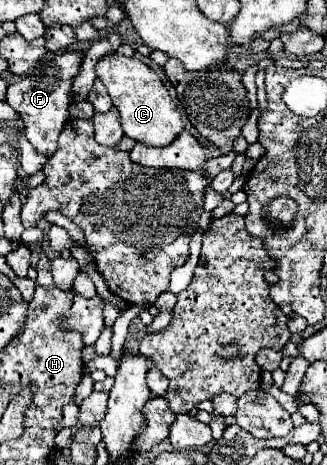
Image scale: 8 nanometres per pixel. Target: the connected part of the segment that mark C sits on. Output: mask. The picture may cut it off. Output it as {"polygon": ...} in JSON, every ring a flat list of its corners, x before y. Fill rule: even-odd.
{"polygon":[[109,53,107,57,97,61,95,73,105,83,109,97,119,111,121,129,127,137,149,147,165,147,173,141,173,137,177,137,177,133,183,131,181,113,173,103,169,89,159,79,159,75,137,57,129,59,117,53]]}

